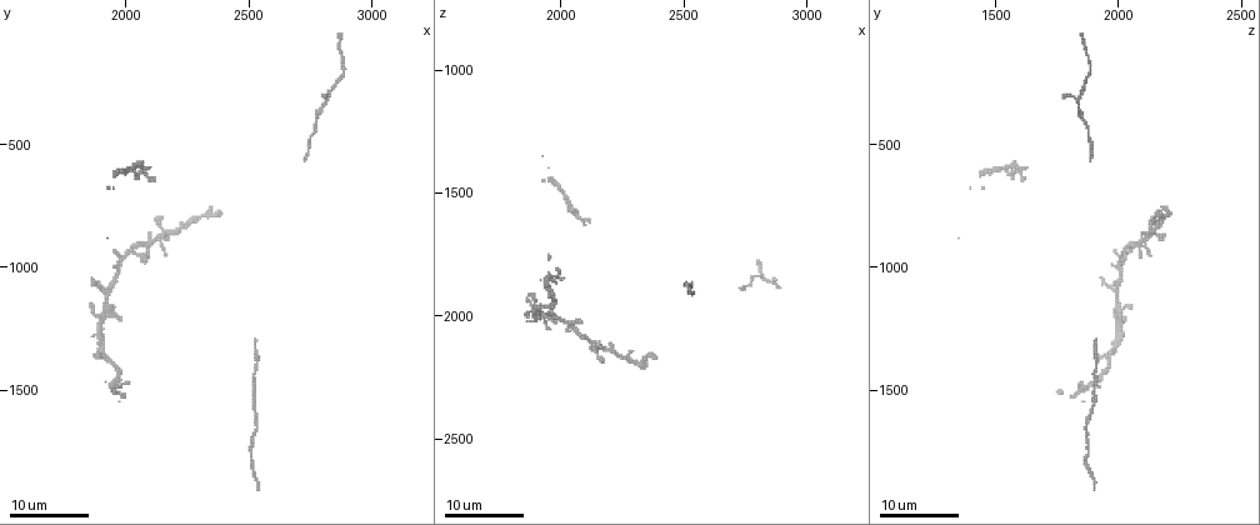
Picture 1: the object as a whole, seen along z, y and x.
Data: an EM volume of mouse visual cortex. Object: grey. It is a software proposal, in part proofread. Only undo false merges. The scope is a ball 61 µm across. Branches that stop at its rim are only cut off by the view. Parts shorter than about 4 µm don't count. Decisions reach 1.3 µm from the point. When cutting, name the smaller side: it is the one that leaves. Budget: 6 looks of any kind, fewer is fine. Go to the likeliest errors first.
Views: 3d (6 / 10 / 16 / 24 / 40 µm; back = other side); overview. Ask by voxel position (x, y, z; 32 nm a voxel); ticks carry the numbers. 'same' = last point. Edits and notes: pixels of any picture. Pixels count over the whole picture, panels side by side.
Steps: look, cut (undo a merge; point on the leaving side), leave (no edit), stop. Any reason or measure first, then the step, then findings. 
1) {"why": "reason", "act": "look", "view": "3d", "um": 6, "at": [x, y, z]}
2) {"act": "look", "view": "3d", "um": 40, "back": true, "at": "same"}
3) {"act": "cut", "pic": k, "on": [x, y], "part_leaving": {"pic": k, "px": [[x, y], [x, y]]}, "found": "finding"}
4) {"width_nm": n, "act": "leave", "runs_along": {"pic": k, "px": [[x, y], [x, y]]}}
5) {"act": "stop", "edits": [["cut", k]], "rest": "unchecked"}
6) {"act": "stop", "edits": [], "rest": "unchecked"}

{"why": "two arms in line, one across", "act": "look", "view": "3d", "um": 24, "at": [2810, 340, 1840]}

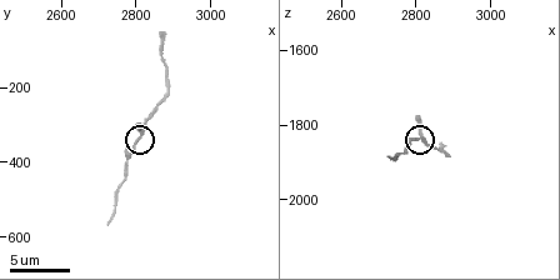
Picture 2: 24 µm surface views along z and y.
{"act": "look", "view": "3d", "um": 10, "at": [2810, 340, 1840]}

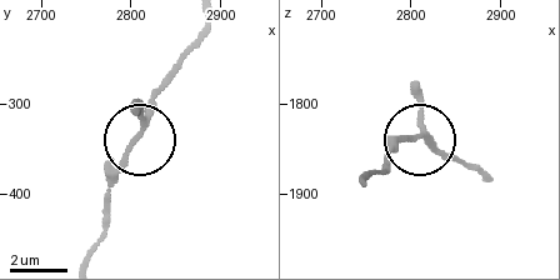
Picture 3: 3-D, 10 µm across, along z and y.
{"act": "leave", "found": "continuous, no second neuron"}

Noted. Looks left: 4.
{"act": "look", "view": "3d", "um": 24, "at": [2520, 1480, 1910]}

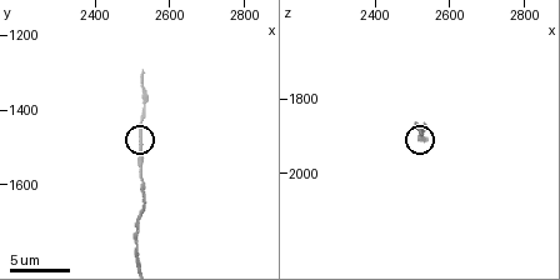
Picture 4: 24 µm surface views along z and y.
{"act": "look", "view": "3d", "um": 10, "at": "same"}

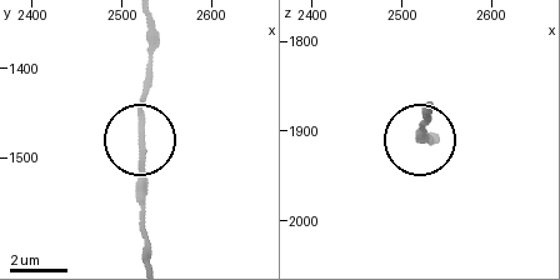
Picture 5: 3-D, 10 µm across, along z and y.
{"act": "leave", "found": "all the same neuron"}

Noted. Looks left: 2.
{"why": "sudden change in width", "act": "look", "view": "3d", "um": 16, "at": [2060, 610, 1580]}

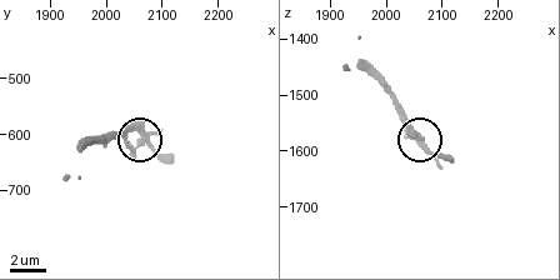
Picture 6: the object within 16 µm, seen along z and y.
{"act": "look", "view": "3d", "um": 6, "at": [2065, 600, 1585]}

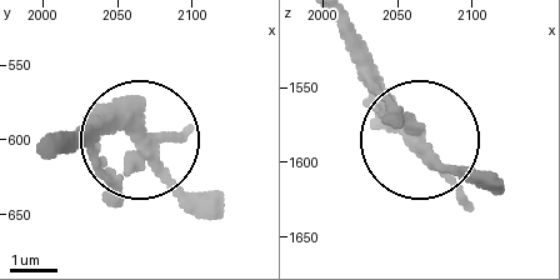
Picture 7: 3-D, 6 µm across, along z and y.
{"act": "leave", "found": "one neuron here"}

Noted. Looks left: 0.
{"act": "stop", "edits": [], "rest": "unchecked"}

